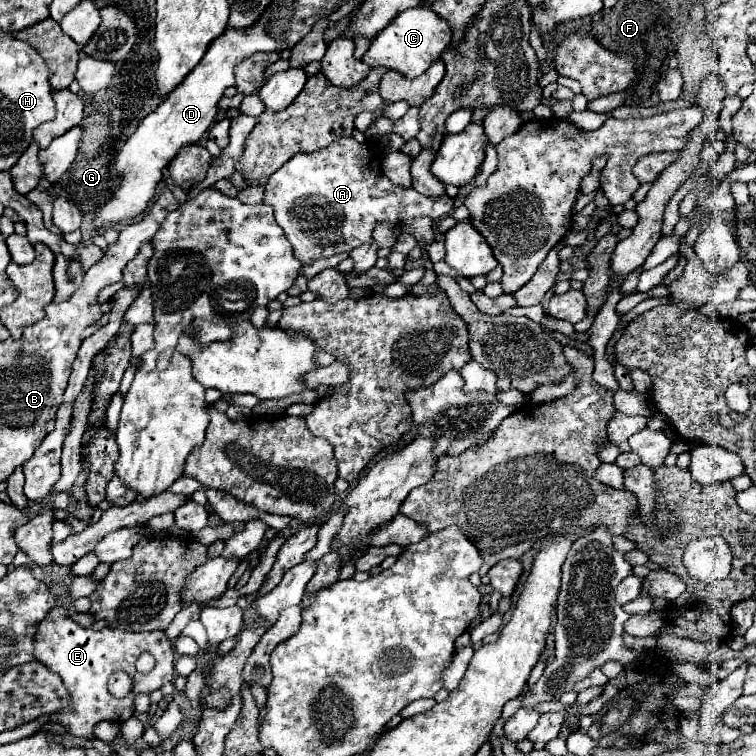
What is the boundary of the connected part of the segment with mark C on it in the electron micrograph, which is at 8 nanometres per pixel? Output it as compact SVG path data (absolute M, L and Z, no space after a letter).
M413 7L399 13L395 21L373 39L369 51L363 55L363 61L369 67L393 69L413 79L441 59L441 53L449 47L451 37L453 37L453 31L443 17L439 17L435 11L427 7Z

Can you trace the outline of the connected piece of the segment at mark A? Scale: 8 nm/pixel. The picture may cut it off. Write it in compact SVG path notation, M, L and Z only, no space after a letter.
M347 137L343 141L335 141L325 149L319 149L315 153L297 153L291 157L279 171L275 171L267 181L267 193L263 197L263 203L271 205L275 209L275 219L281 225L281 229L287 233L287 239L293 245L295 257L301 261L301 265L309 265L315 259L323 259L335 253L351 251L357 245L373 243L373 229L379 221L409 221L415 217L429 217L429 219L441 219L451 213L453 201L447 195L431 197L421 195L417 191L409 191L407 187L391 183L381 173L379 157L373 157L375 148L371 141L359 143L353 137Z

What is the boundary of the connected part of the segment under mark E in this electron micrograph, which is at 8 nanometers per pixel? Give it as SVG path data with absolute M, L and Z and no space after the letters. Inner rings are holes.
M55 607L39 623L35 633L33 657L43 665L47 665L53 673L57 673L63 679L63 685L67 685L67 691L71 693L71 705L55 713L51 717L51 723L63 725L75 737L95 739L93 727L99 721L111 721L111 723L127 721L135 711L133 707L135 695L139 693L151 695L153 691L161 689L165 683L171 683L175 679L175 649L173 643L167 639L165 631L129 633L109 627L93 631L93 629L83 629L79 623L71 621L65 615L65 611L67 611L65 607ZM143 651L149 651L157 659L157 665L149 675L137 673L135 669L135 661ZM119 669L127 671L135 681L133 691L125 699L111 697L111 693L107 691L107 679L111 677L111 673Z

